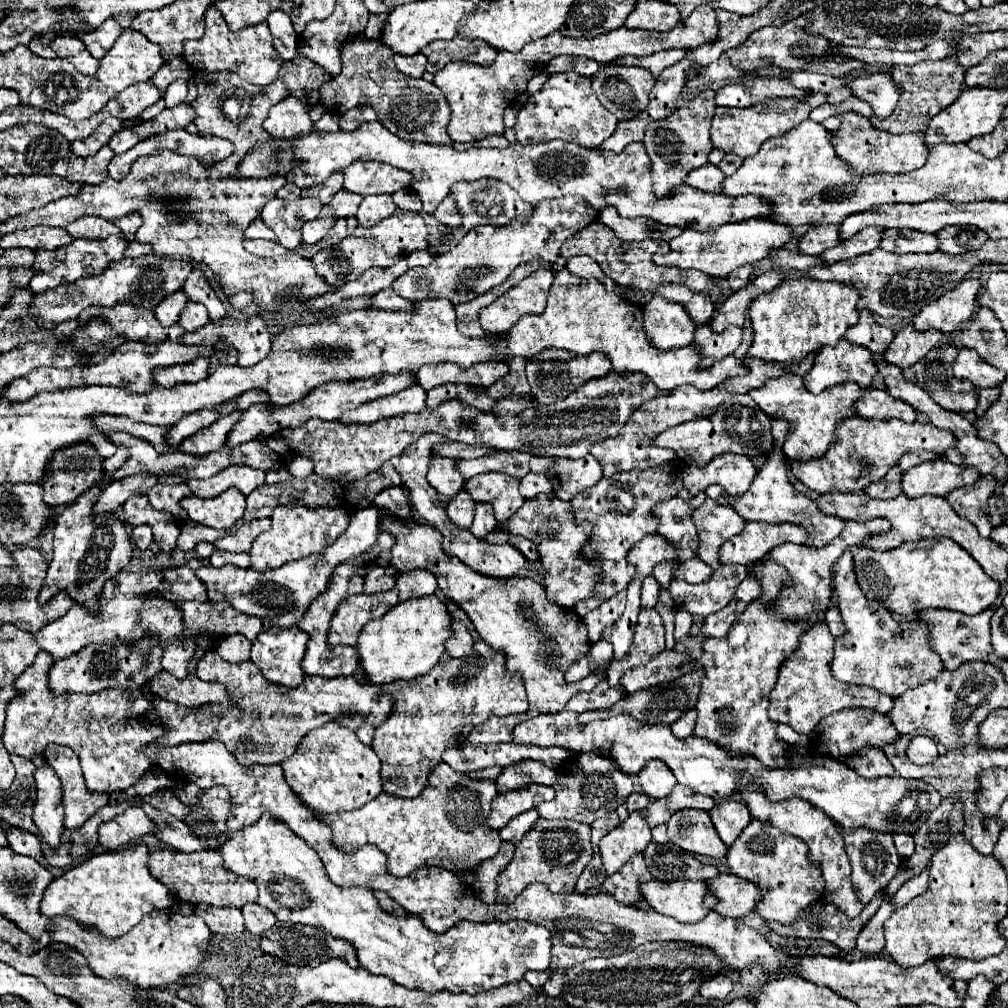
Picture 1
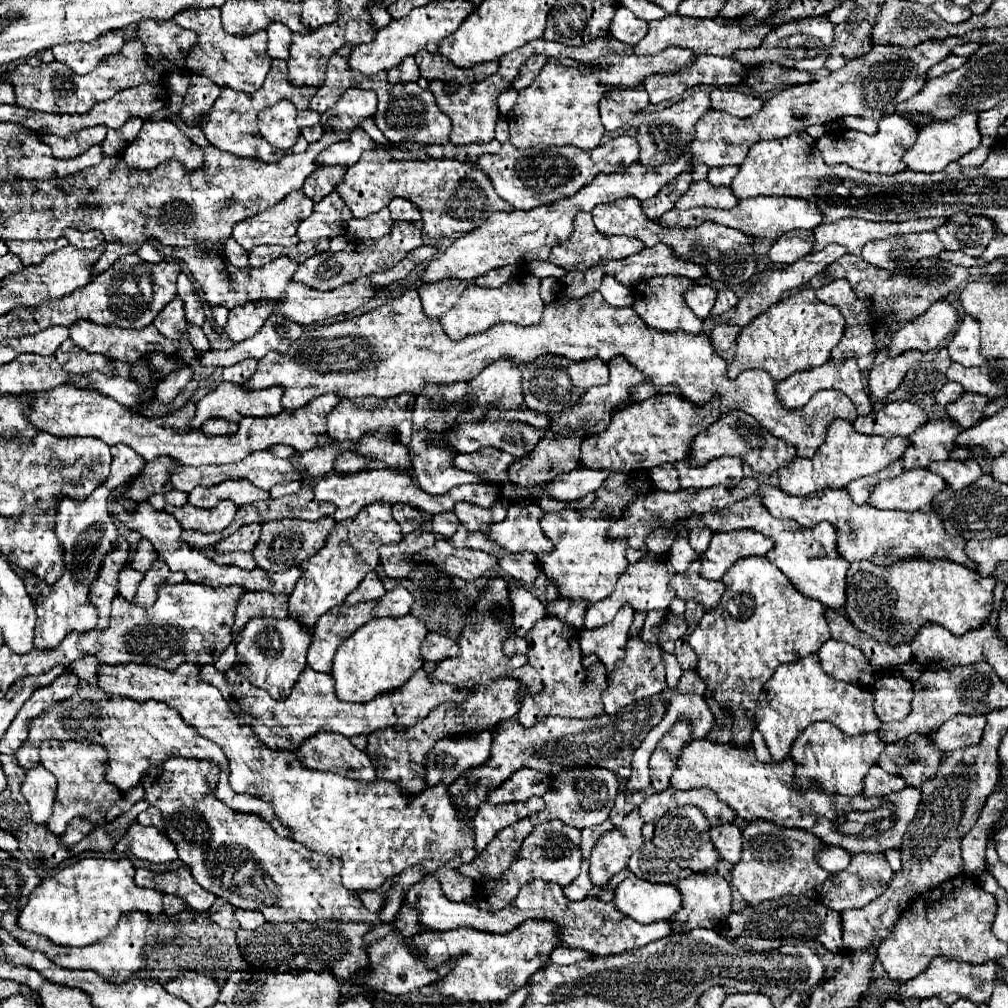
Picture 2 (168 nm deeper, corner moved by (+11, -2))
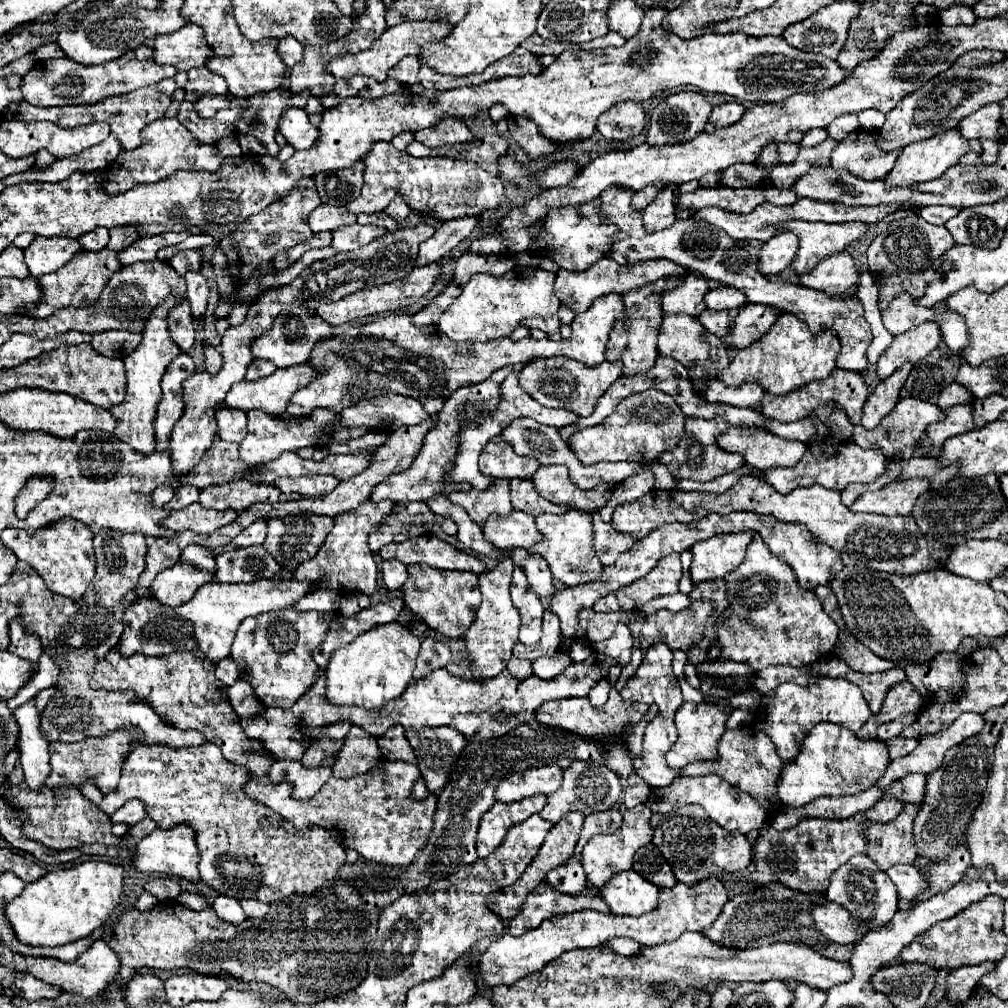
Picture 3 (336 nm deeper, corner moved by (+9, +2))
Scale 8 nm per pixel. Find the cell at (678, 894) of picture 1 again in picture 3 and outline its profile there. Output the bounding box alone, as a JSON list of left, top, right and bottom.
[599,870,659,916]

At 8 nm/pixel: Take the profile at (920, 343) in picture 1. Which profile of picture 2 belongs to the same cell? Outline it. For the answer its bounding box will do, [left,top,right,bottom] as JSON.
[869,350,923,402]

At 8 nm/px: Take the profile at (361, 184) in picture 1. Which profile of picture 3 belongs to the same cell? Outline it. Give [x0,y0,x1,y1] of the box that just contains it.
[347,142,505,220]

